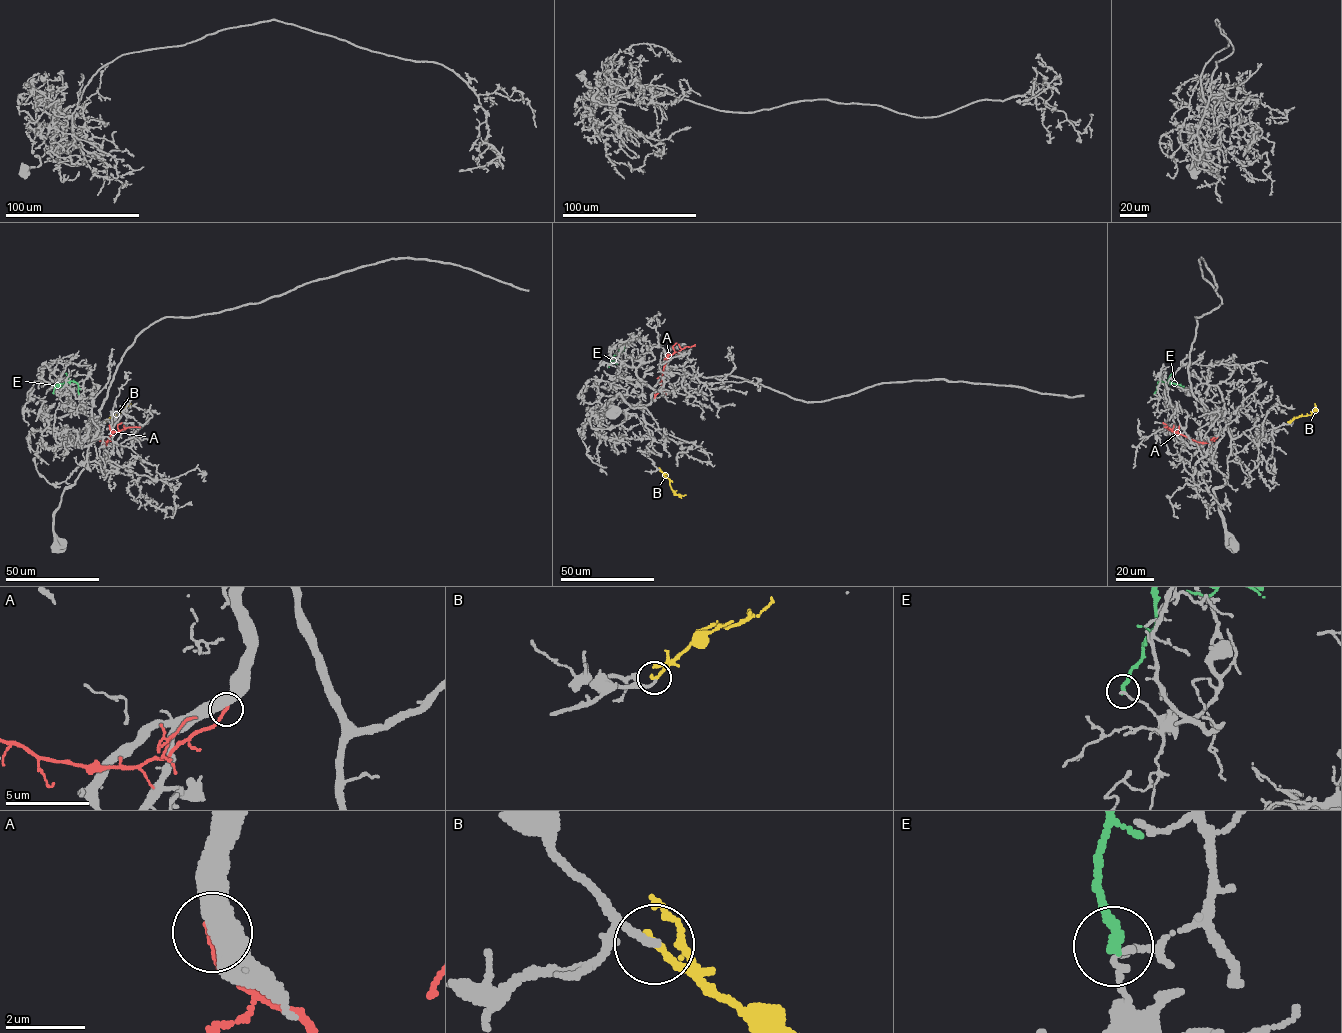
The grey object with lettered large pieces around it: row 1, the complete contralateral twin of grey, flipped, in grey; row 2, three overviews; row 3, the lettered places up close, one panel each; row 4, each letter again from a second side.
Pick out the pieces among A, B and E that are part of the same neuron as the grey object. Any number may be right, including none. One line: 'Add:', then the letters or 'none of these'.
Add: B

